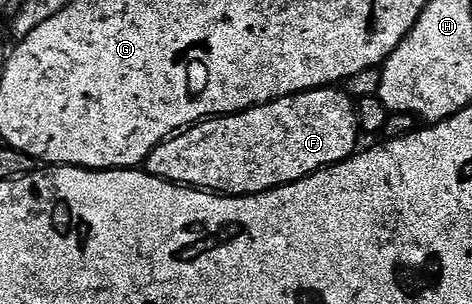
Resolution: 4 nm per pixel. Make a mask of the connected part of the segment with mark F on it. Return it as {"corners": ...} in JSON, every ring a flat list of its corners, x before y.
{"corners":[[337,86,316,88,294,96,284,96,246,112,200,121,174,135,145,159,143,168,151,176,170,180,187,188,216,192,226,196,254,196,285,184,307,178,321,168,342,164,358,151,357,106,348,91]]}

